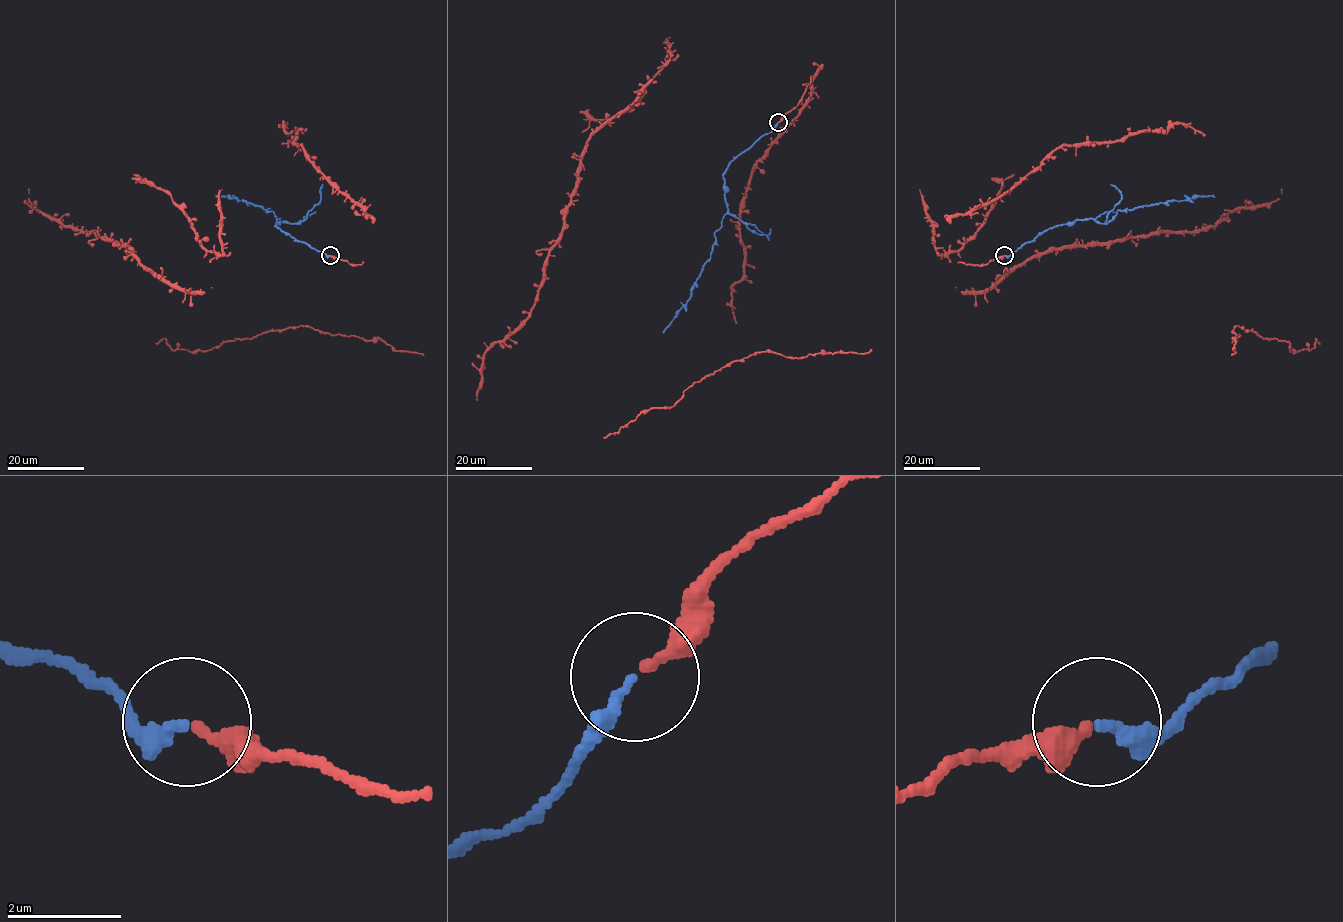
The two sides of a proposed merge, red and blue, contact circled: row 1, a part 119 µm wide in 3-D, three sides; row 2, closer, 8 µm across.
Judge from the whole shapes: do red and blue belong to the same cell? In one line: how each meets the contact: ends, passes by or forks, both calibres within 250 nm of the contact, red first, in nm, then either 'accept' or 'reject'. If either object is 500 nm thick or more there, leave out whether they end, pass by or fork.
red ends | blue ends | 260/200 nm | accept

